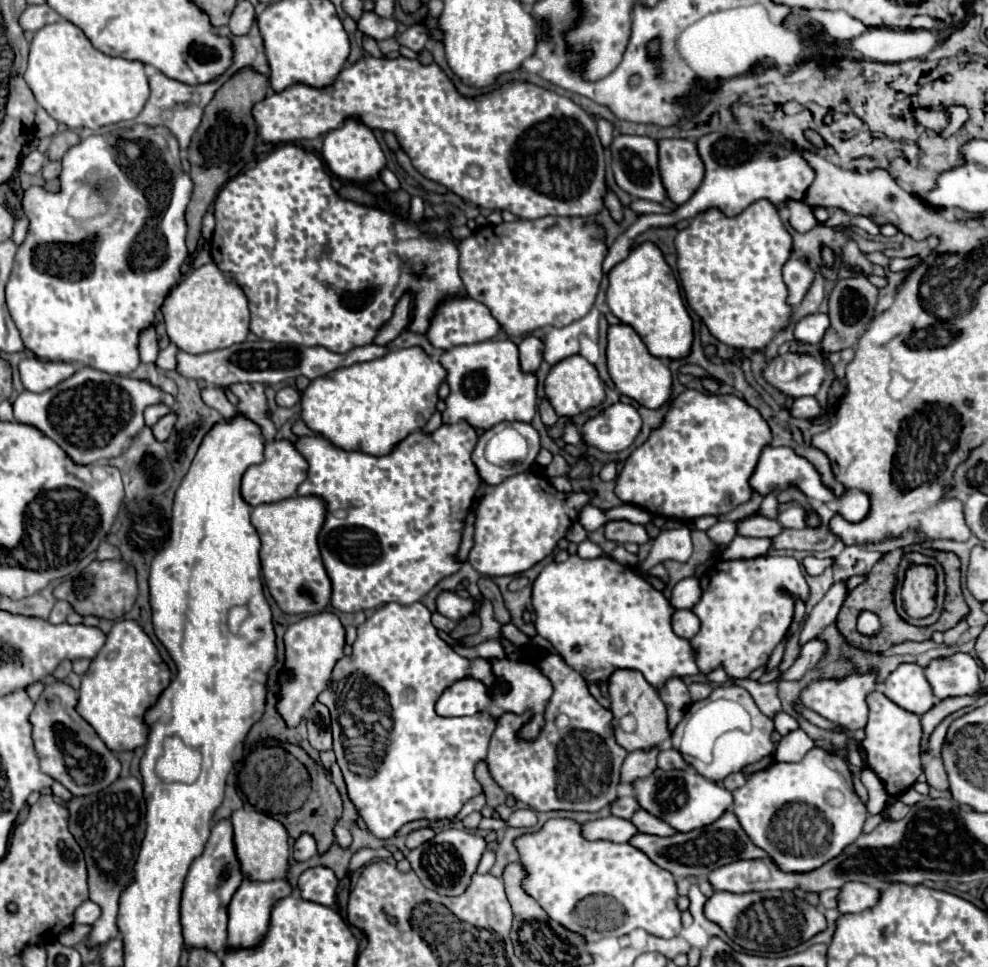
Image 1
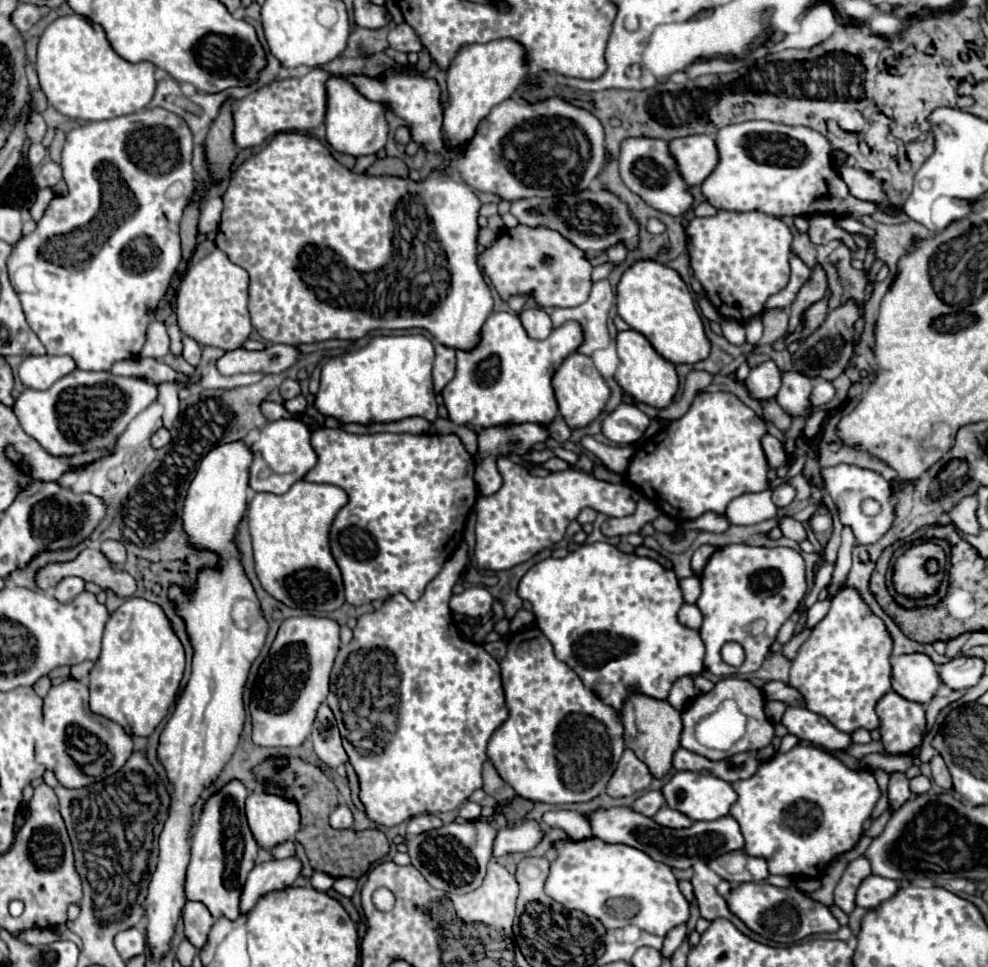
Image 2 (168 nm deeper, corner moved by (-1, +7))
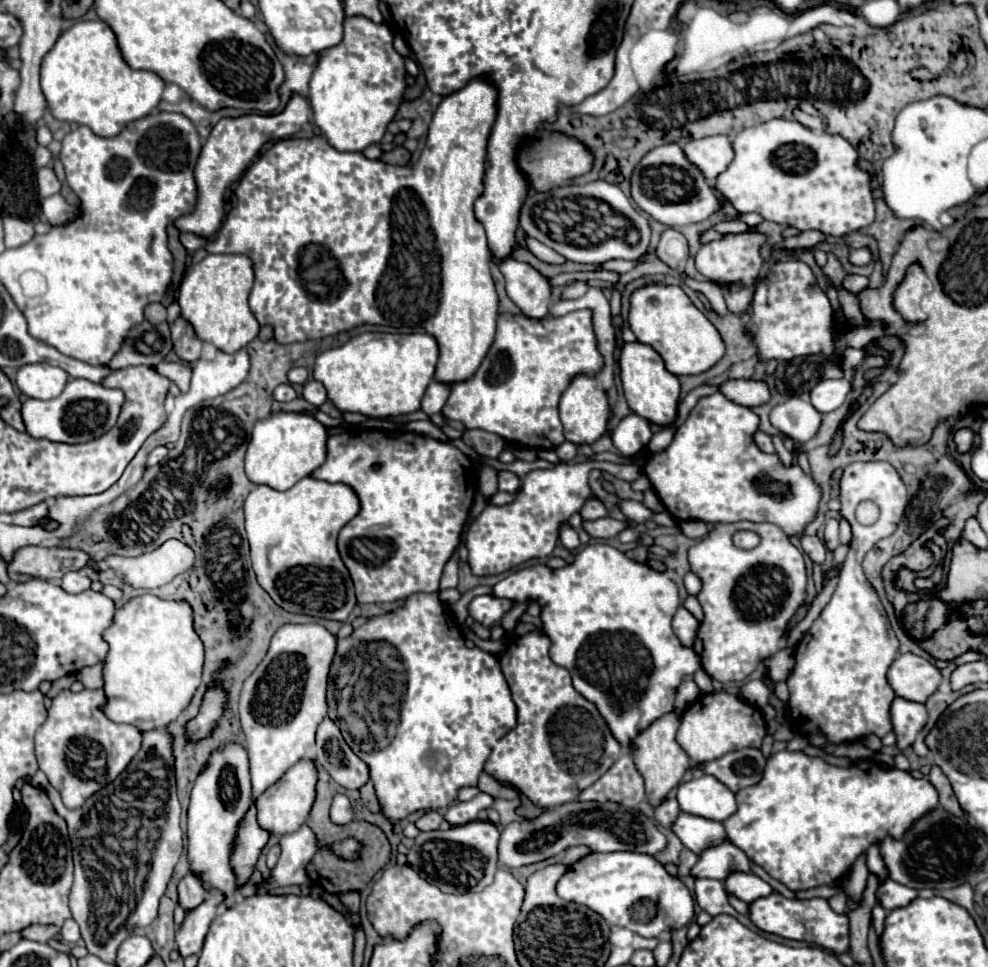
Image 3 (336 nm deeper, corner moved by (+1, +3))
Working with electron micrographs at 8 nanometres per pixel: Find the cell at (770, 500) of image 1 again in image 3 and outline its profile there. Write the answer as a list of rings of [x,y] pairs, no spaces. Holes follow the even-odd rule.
[[[789,397],[785,403],[777,405],[769,419],[775,429],[789,435],[797,445],[807,443],[821,427],[821,413],[801,397]]]

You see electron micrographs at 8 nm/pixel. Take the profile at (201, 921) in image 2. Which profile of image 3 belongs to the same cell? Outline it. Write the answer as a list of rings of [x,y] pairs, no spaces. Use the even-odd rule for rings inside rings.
[[[191,871],[179,881],[179,903],[183,905],[185,911],[199,905],[199,901],[203,901],[205,893],[207,893],[205,883]]]

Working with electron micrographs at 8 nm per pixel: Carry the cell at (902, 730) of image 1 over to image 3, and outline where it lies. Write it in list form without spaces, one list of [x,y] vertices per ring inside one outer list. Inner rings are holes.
[[[895,697],[891,703],[891,721],[893,731],[897,733],[897,747],[903,751],[915,741],[917,733],[923,729],[927,721],[927,709],[923,703]]]

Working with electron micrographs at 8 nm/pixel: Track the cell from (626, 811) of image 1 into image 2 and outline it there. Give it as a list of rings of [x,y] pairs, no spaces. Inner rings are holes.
[[[647,791],[645,795],[641,795],[641,797],[635,799],[635,803],[631,805],[631,809],[637,811],[637,813],[641,813],[641,815],[653,817],[663,803],[665,801],[663,801],[663,797],[661,797],[659,791]]]

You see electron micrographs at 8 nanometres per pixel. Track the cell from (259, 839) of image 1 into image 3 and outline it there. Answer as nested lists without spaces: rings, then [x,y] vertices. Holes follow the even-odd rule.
[[[301,759],[299,763],[295,763],[275,785],[271,785],[271,789],[267,789],[261,797],[257,797],[259,825],[263,825],[263,829],[271,829],[273,835],[293,833],[295,829],[299,829],[299,825],[305,823],[315,803],[317,781],[319,781],[319,773],[313,759]]]

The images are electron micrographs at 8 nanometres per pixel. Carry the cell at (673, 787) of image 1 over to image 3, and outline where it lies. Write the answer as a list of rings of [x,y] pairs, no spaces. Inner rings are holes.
[[[713,775],[681,783],[677,787],[677,801],[681,811],[711,821],[725,821],[737,811],[735,795]]]

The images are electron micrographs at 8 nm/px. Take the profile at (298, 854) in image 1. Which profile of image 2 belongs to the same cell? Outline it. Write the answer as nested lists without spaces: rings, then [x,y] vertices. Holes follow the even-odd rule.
[[[289,839],[289,841],[281,843],[281,845],[277,845],[271,853],[273,853],[275,859],[287,859],[287,857],[293,857],[293,855],[295,855],[295,839]]]

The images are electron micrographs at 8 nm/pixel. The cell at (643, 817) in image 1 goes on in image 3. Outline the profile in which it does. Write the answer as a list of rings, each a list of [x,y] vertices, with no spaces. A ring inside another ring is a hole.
[[[689,813],[679,815],[679,819],[673,825],[673,831],[683,841],[683,845],[697,855],[701,855],[705,849],[717,847],[727,841],[723,823]]]

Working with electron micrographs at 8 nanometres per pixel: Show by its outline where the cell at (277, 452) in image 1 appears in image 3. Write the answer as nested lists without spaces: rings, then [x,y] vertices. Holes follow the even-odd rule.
[[[279,411],[257,421],[251,445],[245,455],[245,473],[257,485],[269,485],[277,491],[291,489],[299,479],[311,475],[327,457],[327,427],[309,413]]]

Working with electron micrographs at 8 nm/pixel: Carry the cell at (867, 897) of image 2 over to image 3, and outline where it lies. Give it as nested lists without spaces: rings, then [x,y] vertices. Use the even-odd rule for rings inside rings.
[[[887,879],[883,885],[879,885],[877,889],[877,899],[881,901],[881,905],[887,909],[887,911],[893,911],[893,909],[899,909],[899,907],[905,907],[909,905],[913,899],[917,897],[917,891],[907,887],[907,885],[899,885],[897,881],[891,881]]]

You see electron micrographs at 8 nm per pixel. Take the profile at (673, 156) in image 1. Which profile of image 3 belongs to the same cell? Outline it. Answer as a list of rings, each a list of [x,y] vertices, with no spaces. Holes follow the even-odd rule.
[[[713,135],[713,137],[695,139],[687,145],[683,145],[683,151],[687,153],[687,159],[691,163],[695,163],[695,165],[699,165],[699,169],[703,169],[703,175],[711,183],[733,161],[733,145],[727,135]]]

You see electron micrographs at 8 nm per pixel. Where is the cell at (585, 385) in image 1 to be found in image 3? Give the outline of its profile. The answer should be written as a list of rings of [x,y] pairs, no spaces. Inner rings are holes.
[[[577,375],[559,401],[559,413],[561,413],[561,423],[565,429],[563,431],[565,439],[575,445],[591,445],[605,433],[607,421],[611,415],[611,407],[609,407],[607,395],[597,389],[597,383],[593,377]]]

